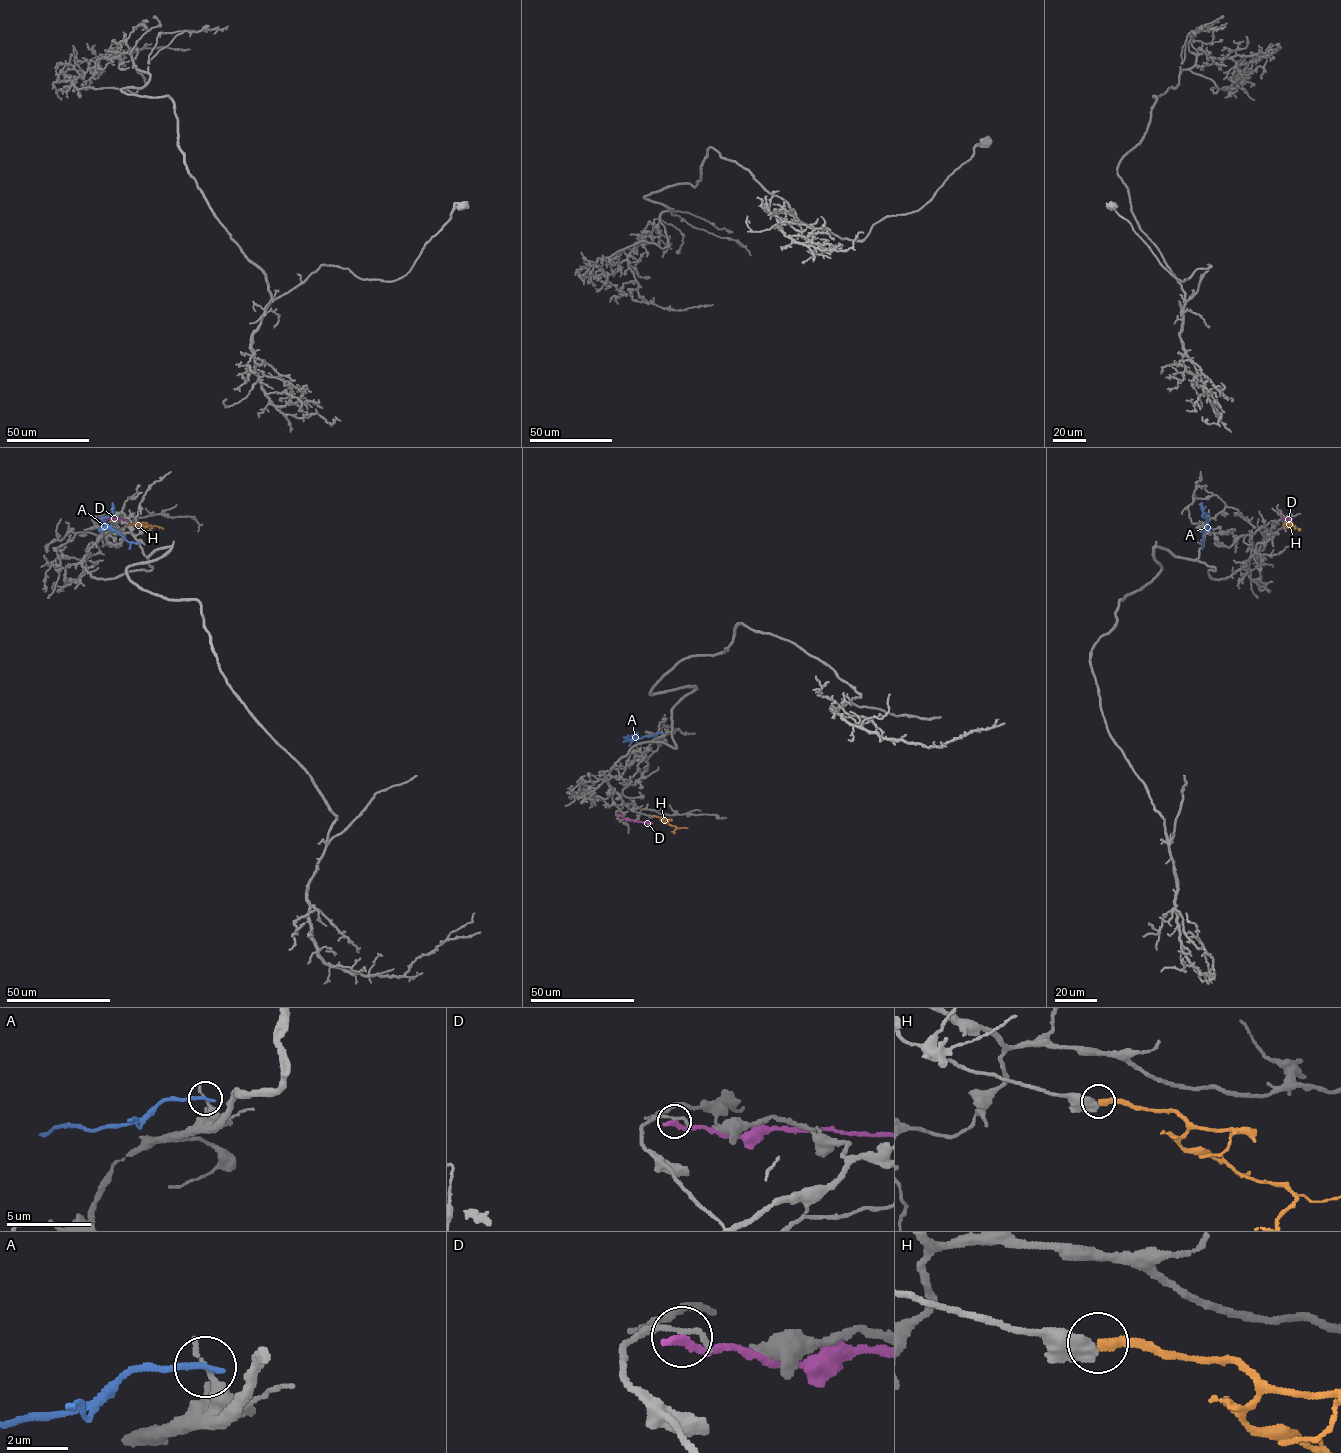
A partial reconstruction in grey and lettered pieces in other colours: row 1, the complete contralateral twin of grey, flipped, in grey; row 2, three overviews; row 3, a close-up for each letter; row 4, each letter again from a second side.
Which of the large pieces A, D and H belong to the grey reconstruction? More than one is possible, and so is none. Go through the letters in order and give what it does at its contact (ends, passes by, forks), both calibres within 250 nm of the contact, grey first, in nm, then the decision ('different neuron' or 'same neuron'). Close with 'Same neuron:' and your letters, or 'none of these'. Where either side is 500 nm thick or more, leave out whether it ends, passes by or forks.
A: it ends | 260/240 nm | different neuron
D: it ends | 220/320 nm | different neuron
H: 600/320 nm | different neuron
Same neuron: none of these

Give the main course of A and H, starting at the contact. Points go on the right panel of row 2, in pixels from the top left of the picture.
A: (1199, 543), (1202, 542), (1208, 521), (1199, 504)
H: (1283, 524), (1290, 522), (1295, 529)

